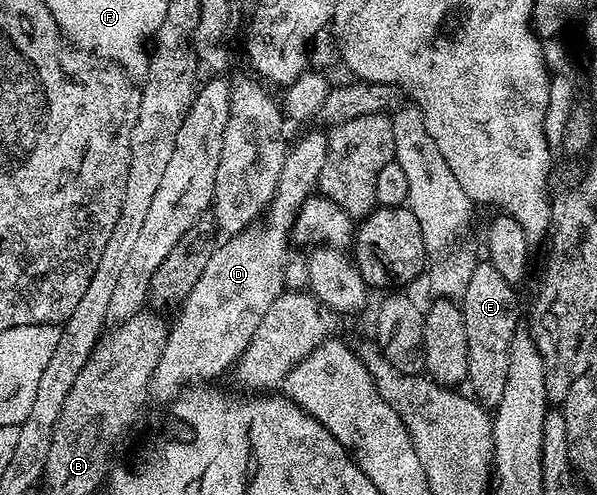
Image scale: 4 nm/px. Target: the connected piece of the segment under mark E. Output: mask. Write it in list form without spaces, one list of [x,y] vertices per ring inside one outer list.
[[[482,259],[477,262],[472,271],[472,279],[468,282],[467,290],[460,298],[462,314],[464,315],[464,332],[468,334],[468,375],[466,381],[470,385],[469,392],[475,401],[487,410],[498,408],[500,399],[504,399],[504,382],[508,380],[508,355],[514,334],[519,332],[518,325],[518,297],[514,294],[515,286],[490,265],[489,260]]]

